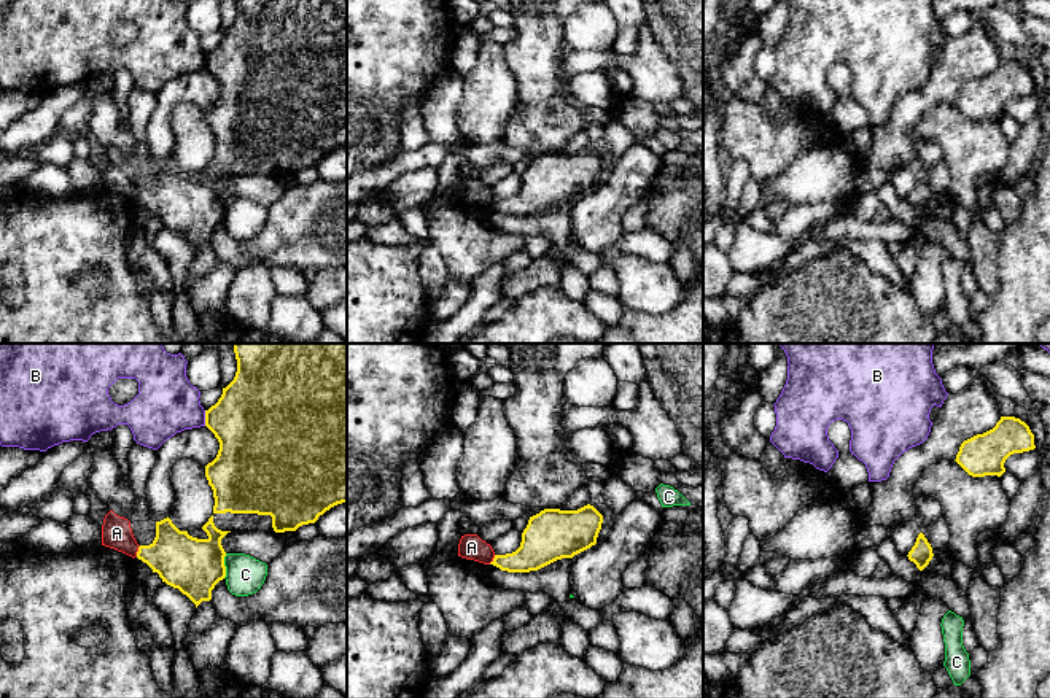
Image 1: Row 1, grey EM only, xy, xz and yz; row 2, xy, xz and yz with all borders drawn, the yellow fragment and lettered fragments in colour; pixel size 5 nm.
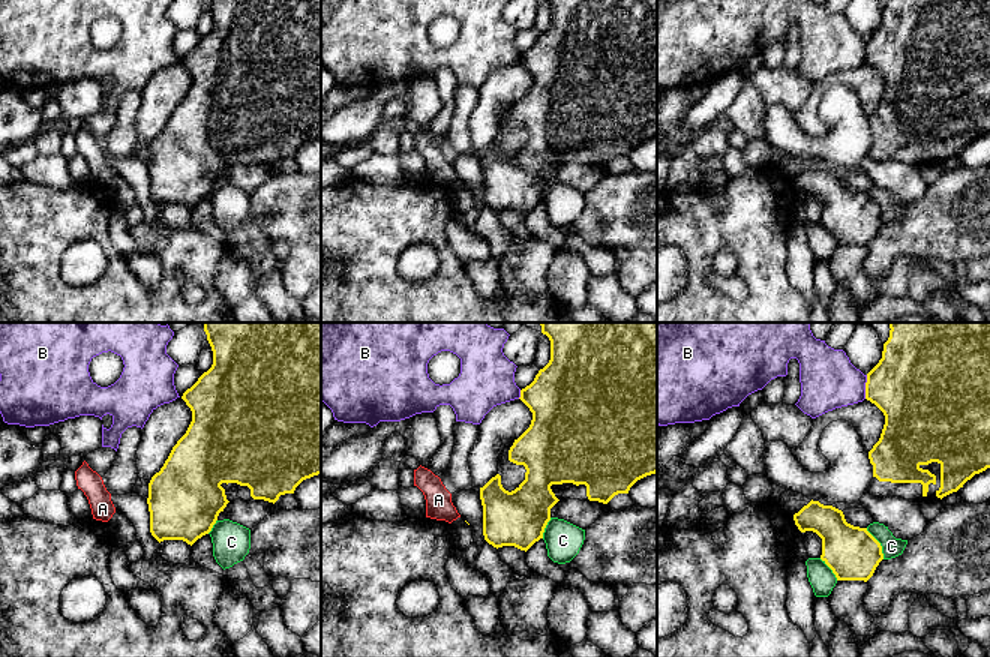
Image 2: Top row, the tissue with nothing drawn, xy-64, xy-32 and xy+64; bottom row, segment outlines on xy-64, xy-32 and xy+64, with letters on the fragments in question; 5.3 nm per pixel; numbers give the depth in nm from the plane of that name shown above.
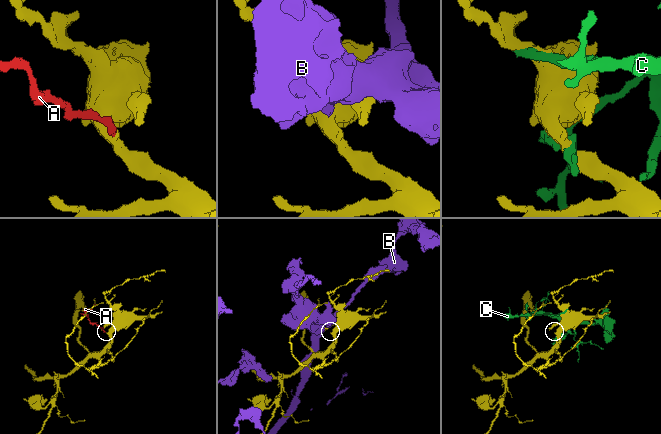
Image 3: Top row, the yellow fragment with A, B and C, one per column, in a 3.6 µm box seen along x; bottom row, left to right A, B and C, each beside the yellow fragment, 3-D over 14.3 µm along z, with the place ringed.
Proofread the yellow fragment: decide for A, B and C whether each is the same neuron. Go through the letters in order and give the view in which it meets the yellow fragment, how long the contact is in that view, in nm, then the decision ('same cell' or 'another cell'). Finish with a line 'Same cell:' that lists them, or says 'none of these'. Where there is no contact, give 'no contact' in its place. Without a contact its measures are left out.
A: xy | 60 nm | another cell
B: xy | 80 nm | another cell
C: xy | 130 nm | another cell
Same cell: none of these

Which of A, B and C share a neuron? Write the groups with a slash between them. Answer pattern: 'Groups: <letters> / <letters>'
Groups: A / B / C

